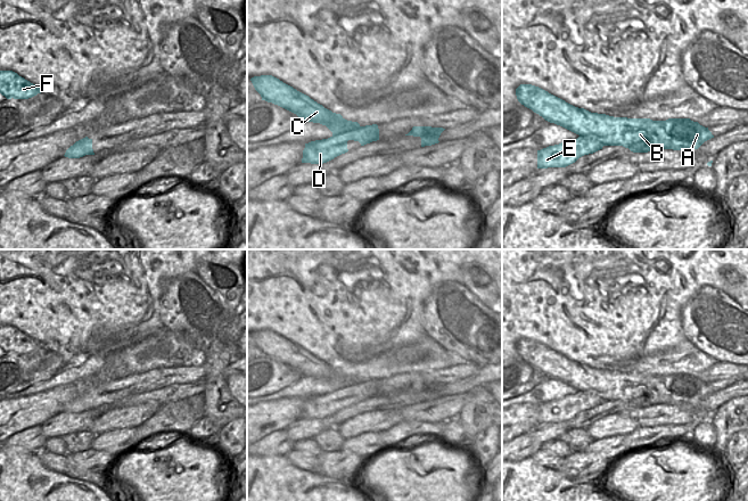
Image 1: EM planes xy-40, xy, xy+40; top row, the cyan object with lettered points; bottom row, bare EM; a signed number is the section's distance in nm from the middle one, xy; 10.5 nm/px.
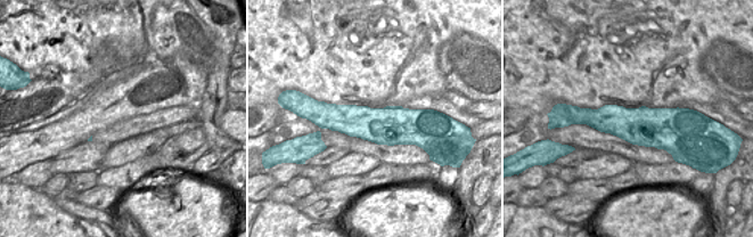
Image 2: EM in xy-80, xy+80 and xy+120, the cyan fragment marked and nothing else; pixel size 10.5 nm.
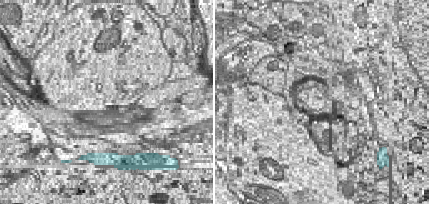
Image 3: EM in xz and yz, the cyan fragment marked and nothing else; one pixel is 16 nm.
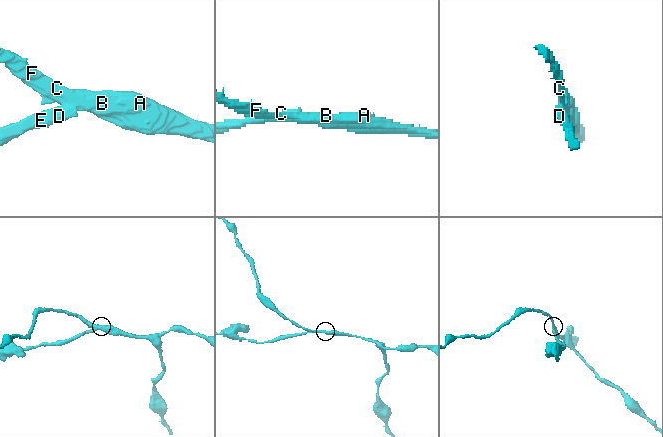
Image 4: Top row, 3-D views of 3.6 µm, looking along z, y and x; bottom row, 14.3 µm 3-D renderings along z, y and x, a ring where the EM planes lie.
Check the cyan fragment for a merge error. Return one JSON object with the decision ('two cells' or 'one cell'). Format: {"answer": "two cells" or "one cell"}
{"answer": "two cells"}

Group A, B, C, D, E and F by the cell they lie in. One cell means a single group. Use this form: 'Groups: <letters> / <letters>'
Groups: A B C F / D E

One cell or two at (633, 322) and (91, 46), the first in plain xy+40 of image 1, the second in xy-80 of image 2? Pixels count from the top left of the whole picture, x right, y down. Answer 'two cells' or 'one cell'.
one cell

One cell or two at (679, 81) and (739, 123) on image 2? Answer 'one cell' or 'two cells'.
two cells

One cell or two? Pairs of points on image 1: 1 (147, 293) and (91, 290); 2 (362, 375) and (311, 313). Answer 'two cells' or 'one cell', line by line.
1: one cell
2: two cells

